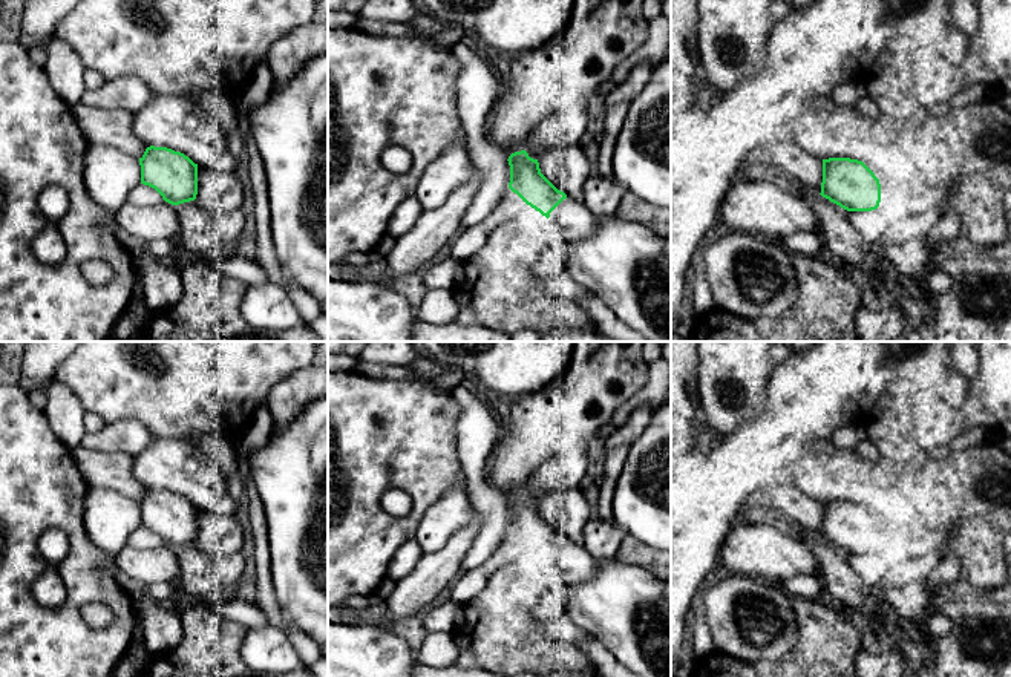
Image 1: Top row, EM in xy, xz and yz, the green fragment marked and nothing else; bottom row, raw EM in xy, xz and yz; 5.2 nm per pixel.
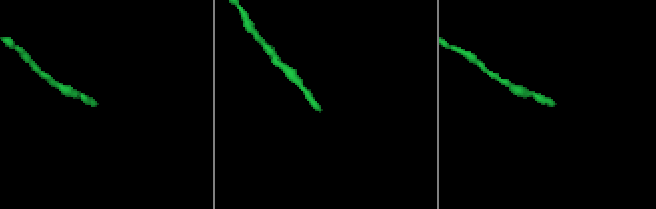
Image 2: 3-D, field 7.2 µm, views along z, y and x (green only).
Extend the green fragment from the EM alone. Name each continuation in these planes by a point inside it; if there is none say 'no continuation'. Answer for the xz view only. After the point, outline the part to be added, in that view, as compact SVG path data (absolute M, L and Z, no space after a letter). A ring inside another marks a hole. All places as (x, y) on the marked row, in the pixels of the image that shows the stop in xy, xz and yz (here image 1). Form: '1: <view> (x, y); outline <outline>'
1: xz (572, 219); outline M564 199L548 217L556 233L568 242L590 237L597 230L597 214L591 213L582 201Z

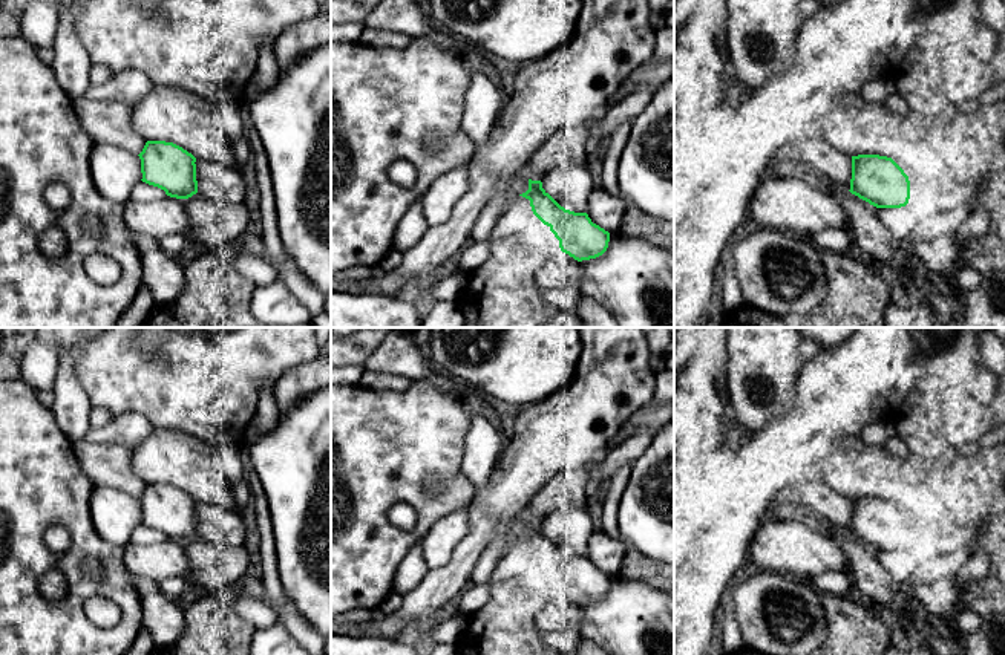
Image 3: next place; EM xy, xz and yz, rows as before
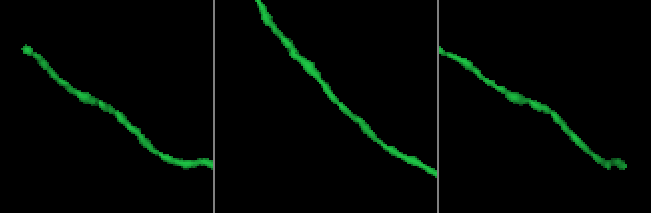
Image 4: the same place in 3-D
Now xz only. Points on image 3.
no continuation

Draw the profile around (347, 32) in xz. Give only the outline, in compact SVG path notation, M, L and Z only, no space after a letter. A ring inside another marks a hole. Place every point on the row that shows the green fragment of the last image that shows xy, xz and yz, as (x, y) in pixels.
M365 23L331 24L331 43L357 43L365 31Z

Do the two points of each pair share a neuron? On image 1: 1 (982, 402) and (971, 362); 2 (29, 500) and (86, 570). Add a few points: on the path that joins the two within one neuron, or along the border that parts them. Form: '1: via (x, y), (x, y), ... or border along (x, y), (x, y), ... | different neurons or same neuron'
1: border along (979, 357), (979, 371), (971, 380) | different neurons
2: via (49, 507), (77, 535), (81, 550) | same neuron

